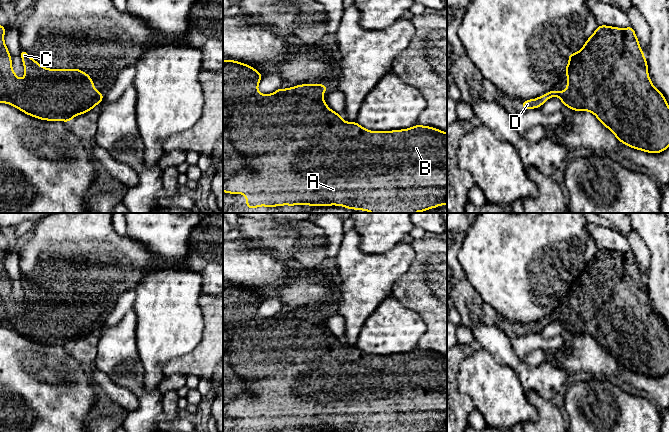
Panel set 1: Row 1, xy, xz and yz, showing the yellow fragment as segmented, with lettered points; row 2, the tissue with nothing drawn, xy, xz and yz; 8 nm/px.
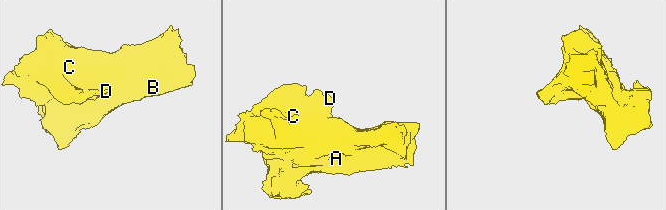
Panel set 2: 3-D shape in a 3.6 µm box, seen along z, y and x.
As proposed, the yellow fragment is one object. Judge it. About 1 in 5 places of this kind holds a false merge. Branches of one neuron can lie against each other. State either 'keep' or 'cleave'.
keep

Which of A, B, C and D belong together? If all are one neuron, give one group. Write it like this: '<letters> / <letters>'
A B C D

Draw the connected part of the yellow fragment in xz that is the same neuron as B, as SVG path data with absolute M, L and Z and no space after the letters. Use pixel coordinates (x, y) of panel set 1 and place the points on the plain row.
M223 283L223 416L244 418L246 432L283 429L343 430L346 432L436 432L447 429L447 357L439 353L415 349L408 353L393 355L370 355L357 346L346 346L323 324L328 313L325 308L301 308L280 313L272 318L260 318L258 308L263 299L253 291Z

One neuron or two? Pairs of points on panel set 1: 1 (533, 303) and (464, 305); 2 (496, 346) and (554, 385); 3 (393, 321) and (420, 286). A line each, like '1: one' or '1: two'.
1: two
2: one
3: two

